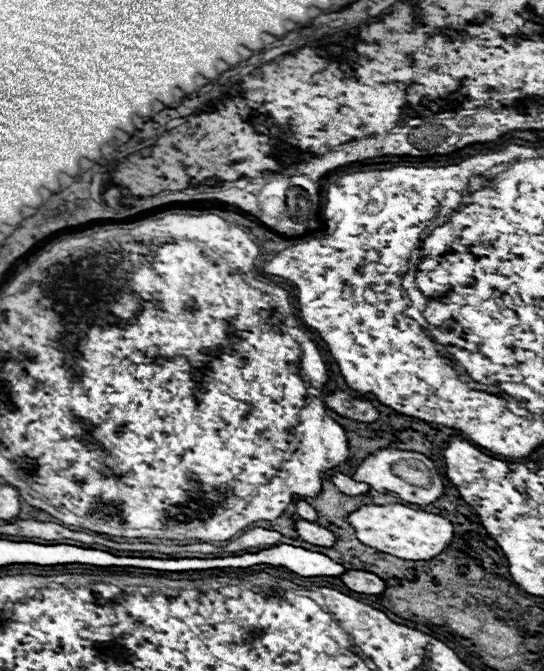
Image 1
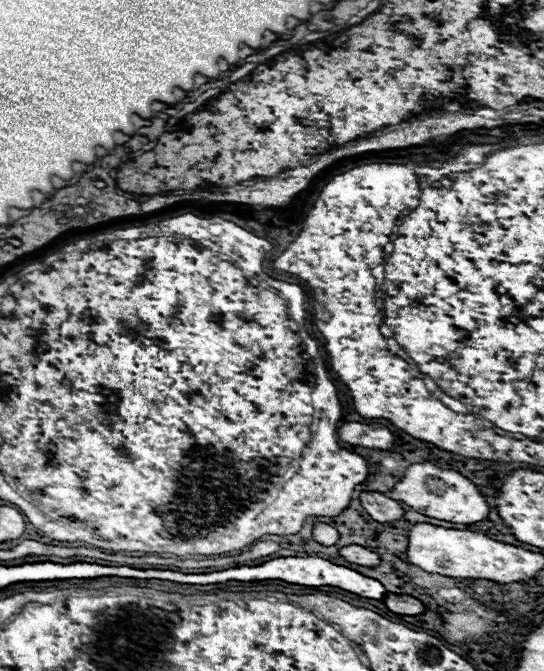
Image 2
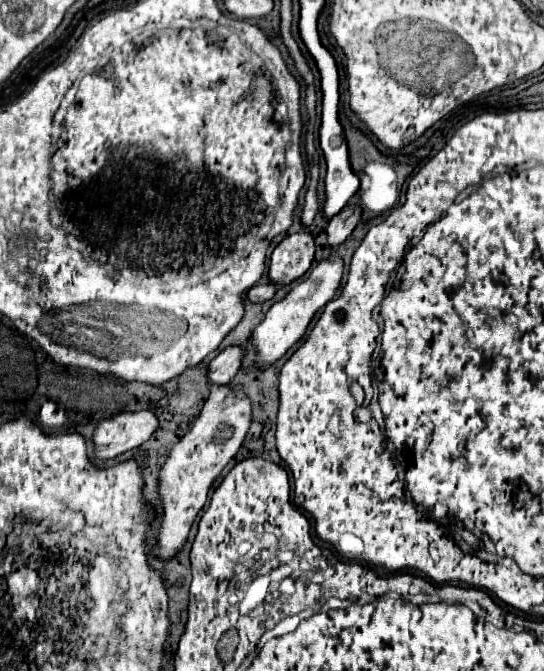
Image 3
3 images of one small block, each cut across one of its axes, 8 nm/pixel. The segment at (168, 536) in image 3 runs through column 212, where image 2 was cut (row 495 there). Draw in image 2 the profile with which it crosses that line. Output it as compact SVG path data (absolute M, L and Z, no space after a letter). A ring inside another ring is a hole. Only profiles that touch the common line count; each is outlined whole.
M422 462L422 464L412 464L406 468L402 480L396 482L396 486L392 490L386 492L390 498L414 508L416 512L424 514L424 516L430 516L430 518L438 518L438 520L446 520L446 522L456 522L456 524L474 524L474 522L480 522L482 518L486 518L488 514L488 504L484 500L484 496L480 494L480 490L468 480L464 478L462 474L454 472L454 470L442 470L430 462ZM428 476L438 476L440 480L446 482L446 492L442 496L436 496L436 494L430 494L426 490L426 478Z

